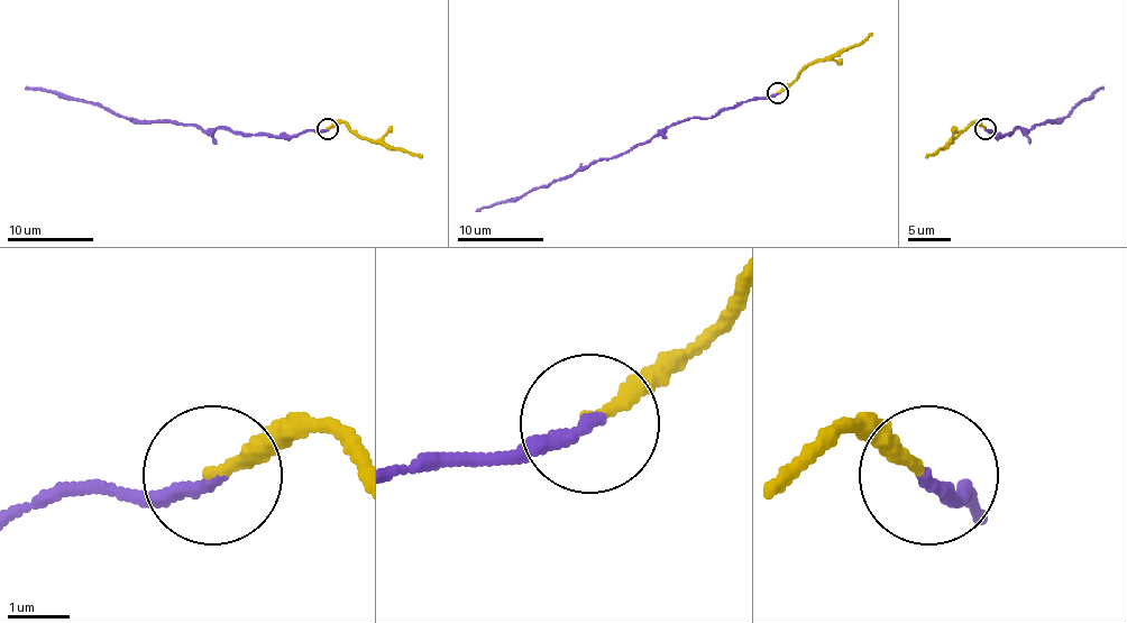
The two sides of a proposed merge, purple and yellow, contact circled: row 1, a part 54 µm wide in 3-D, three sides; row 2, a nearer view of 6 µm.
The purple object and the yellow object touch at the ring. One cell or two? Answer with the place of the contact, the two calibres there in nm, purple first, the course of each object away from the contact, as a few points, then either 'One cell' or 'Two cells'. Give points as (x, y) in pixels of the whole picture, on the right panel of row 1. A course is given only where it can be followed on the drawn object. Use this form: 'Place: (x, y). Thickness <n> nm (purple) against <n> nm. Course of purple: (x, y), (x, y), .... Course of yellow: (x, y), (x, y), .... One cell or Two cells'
Place: (986, 128). Thickness 240 nm (purple) against 220 nm. Course of purple: (985, 129), (993, 135), (1010, 135), (1057, 122), (1102, 88). Course of yellow: (985, 129), (972, 122), (953, 141), (925, 156). One cell

